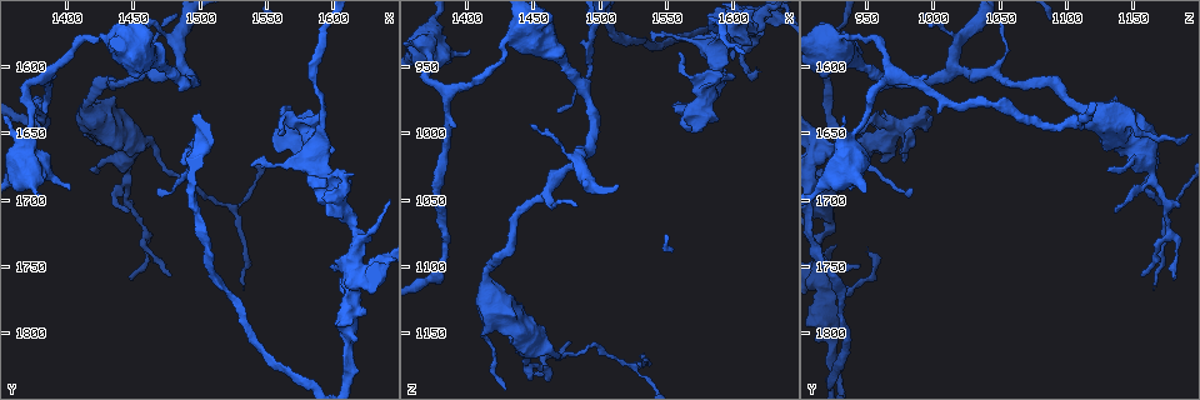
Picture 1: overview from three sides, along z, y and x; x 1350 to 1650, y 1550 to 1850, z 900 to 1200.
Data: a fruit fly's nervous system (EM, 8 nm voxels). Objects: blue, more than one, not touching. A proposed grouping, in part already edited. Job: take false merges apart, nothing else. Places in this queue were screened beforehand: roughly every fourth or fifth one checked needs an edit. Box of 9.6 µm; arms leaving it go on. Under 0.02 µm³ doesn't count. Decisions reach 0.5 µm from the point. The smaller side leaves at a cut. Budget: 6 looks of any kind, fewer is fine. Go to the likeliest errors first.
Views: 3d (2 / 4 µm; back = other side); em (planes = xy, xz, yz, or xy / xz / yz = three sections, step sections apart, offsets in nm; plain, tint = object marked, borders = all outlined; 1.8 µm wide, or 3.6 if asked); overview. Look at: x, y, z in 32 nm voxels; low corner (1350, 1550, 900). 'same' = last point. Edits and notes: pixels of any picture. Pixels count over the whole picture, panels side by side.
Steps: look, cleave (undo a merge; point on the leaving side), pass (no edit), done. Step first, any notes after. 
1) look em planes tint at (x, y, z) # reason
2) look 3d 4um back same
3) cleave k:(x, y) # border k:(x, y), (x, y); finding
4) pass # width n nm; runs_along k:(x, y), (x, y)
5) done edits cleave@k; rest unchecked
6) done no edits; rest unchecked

look em planes tint at (1496, 1664, 920) # sharp bend

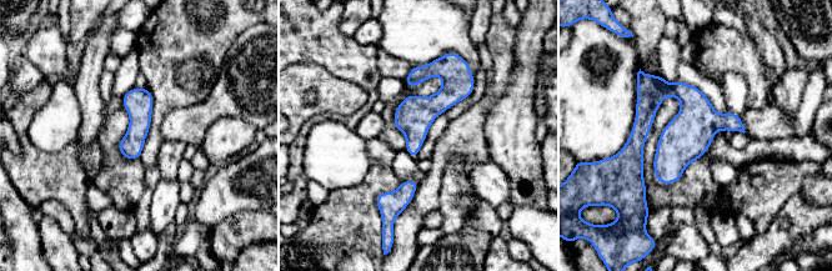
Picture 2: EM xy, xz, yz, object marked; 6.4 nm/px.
pass # width 150 nm; one neuron here

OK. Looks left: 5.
look em xy step 16 tint at (1616, 1724, 920) # thin arm on a thick one

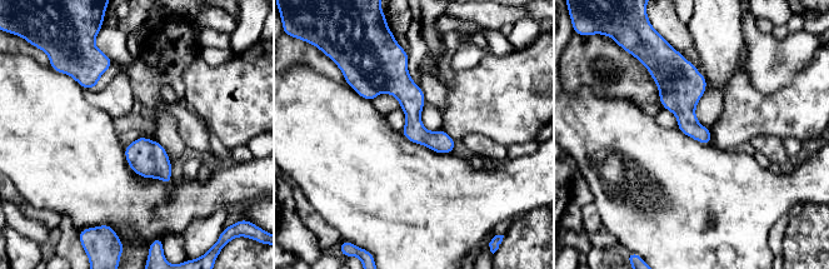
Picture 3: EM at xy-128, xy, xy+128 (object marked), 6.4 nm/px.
look em planes borders same # another direction

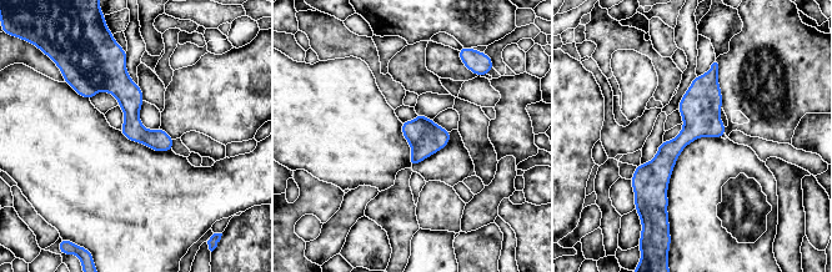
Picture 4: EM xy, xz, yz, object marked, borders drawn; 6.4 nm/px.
pass # all the same neuron

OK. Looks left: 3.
look 3d 2um at (1582, 1652, 970) # four arms meet

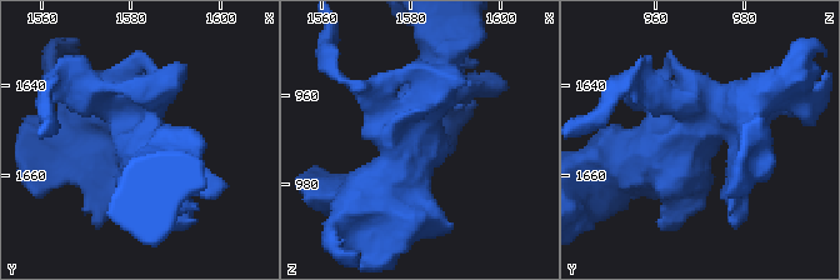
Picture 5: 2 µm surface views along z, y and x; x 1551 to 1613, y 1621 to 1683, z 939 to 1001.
look em planes plain at (1582, 1650, 968) # shape alone is not enough

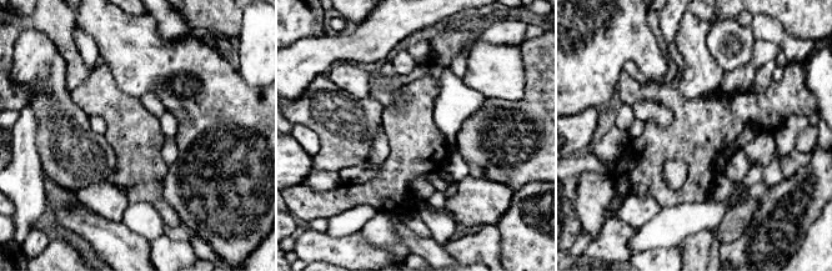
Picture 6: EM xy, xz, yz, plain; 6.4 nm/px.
look em planes borders same

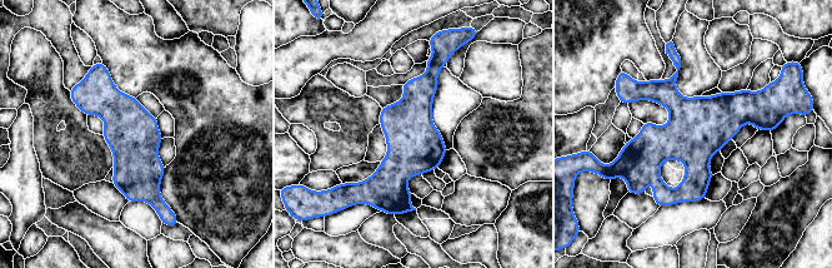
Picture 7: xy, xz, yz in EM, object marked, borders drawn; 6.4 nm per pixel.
pass # runs_along 7:(432, 59), (400, 164), (407, 207); all the same neuron

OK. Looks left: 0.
done no edits; rest unchecked

